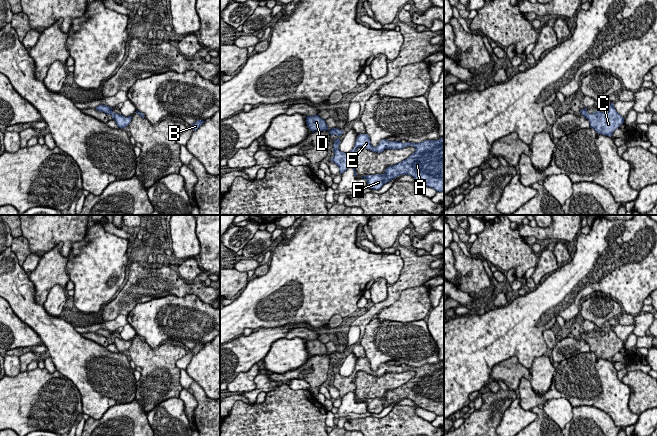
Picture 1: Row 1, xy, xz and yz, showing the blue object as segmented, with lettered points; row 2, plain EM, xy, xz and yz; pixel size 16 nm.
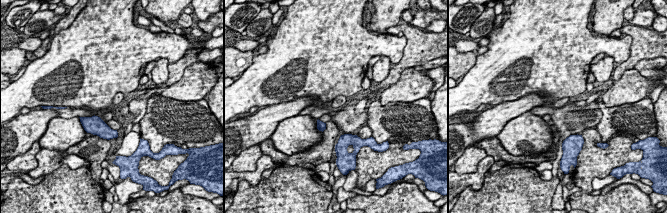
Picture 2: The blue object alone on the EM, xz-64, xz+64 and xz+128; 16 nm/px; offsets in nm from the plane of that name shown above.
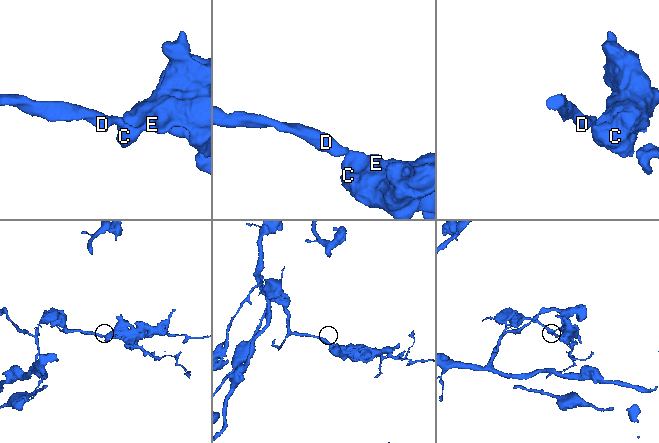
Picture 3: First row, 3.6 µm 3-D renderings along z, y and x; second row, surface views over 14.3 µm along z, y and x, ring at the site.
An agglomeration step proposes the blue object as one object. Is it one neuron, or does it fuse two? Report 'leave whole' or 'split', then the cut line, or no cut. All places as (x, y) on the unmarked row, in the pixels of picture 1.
leave whole; cut none

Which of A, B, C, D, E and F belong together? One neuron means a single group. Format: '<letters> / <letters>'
A B C D E F

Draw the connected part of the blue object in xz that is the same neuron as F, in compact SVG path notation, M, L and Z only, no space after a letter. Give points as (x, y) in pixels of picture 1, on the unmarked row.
M361 358L358 359L354 372L348 377L344 377L339 374L340 366L341 365L339 362L335 363L333 368L333 375L335 378L334 381L331 382L331 385L339 391L340 398L345 396L347 393L352 392L354 394L355 401L357 400L355 396L355 377L359 371L364 371L377 377L381 377L385 373L403 373L407 370L413 370L415 372L415 376L411 378L407 383L399 386L398 388L387 391L384 398L366 399L361 401L362 403L364 402L367 404L369 413L379 414L384 408L400 399L410 399L416 404L416 406L424 410L433 412L437 416L444 415L444 361L441 361L438 364L426 364L420 367L402 367L401 365L396 366L383 363L376 371L373 371L371 369L370 361L367 358Z

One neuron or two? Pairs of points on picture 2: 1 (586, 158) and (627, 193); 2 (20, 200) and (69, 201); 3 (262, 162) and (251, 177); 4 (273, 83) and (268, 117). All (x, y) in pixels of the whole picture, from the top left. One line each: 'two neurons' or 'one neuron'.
1: one neuron
2: one neuron
3: one neuron
4: two neurons

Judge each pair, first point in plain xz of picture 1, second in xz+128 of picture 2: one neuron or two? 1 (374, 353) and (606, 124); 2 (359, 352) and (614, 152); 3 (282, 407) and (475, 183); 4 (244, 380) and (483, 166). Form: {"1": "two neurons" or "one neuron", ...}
{"1": "one neuron", "2": "one neuron", "3": "two neurons", "4": "two neurons"}

